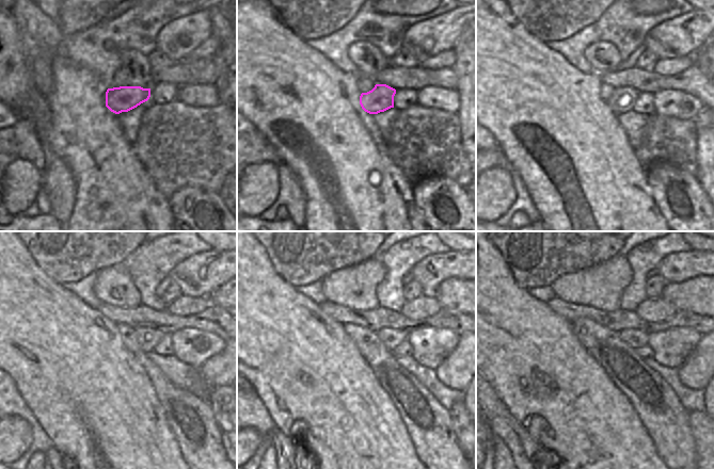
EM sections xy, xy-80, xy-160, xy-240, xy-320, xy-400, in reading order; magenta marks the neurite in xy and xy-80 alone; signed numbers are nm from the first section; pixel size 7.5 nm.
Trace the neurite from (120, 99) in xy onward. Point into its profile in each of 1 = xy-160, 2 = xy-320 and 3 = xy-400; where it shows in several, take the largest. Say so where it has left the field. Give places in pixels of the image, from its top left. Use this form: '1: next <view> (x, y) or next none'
1: next xy-160 (622, 100)
2: next xy-320 (391, 338)
3: next xy-400 (635, 338)

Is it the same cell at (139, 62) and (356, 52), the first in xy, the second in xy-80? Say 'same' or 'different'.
same

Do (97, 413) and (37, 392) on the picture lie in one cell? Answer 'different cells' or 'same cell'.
same cell

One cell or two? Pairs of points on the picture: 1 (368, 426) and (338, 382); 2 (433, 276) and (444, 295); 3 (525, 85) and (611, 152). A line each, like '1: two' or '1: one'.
1: one
2: two
3: one

